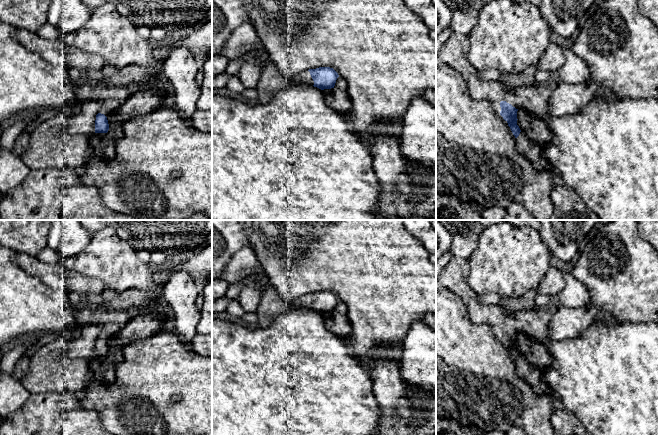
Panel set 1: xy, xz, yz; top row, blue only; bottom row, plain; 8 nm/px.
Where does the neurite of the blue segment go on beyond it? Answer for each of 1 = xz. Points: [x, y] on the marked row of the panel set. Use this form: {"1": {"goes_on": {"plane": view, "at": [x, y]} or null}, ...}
{"1": {"goes_on": {"plane": "xz", "at": [271, 81]}}}

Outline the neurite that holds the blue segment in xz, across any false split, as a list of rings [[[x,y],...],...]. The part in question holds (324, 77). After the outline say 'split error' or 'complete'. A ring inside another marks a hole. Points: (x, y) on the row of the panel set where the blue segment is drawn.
[[[269,63],[262,67],[259,82],[256,86],[258,93],[254,103],[268,103],[277,93],[298,86],[314,86],[321,90],[334,88],[338,73],[330,67],[319,67],[304,70],[294,77],[282,75],[275,65]]]; split error

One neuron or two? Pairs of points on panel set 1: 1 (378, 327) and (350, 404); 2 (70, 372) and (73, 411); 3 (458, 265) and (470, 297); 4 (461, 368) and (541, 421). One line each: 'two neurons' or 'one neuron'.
1: two neurons
2: two neurons
3: one neuron
4: one neuron

